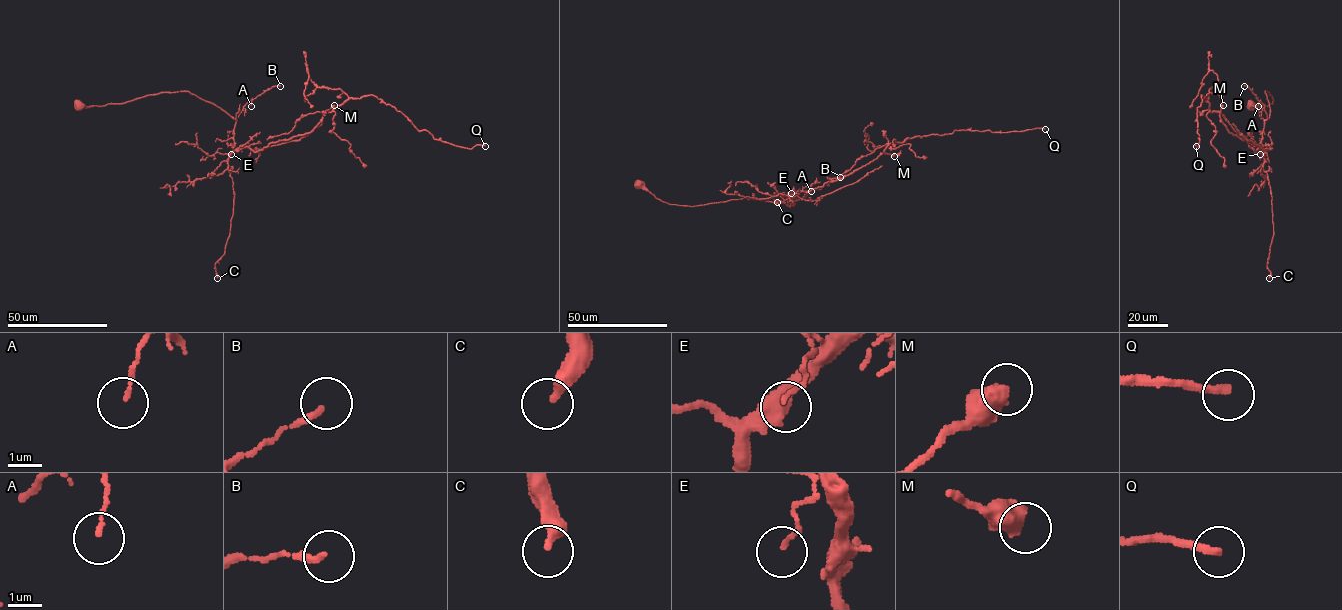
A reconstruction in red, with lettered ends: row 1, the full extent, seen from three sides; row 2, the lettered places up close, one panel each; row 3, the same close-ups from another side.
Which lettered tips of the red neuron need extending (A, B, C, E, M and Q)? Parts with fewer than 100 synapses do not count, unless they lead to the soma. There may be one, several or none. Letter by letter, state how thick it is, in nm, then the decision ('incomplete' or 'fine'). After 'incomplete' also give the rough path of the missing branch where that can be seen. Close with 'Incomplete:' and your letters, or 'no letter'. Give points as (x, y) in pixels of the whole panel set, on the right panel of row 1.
A: 110 nm thick; fine
B: 170 nm thick; fine
C: 340 nm thick; fine
E: 120 nm thick; fine
M: 650 nm thick; fine
Q: 240 nm thick; incomplete; missing branch runs (1196, 146), (1201, 111), (1208, 96), (1214, 95), (1209, 91), (1205, 101), (1222, 122), (1240, 123), (1249, 129)
Incomplete: Q

